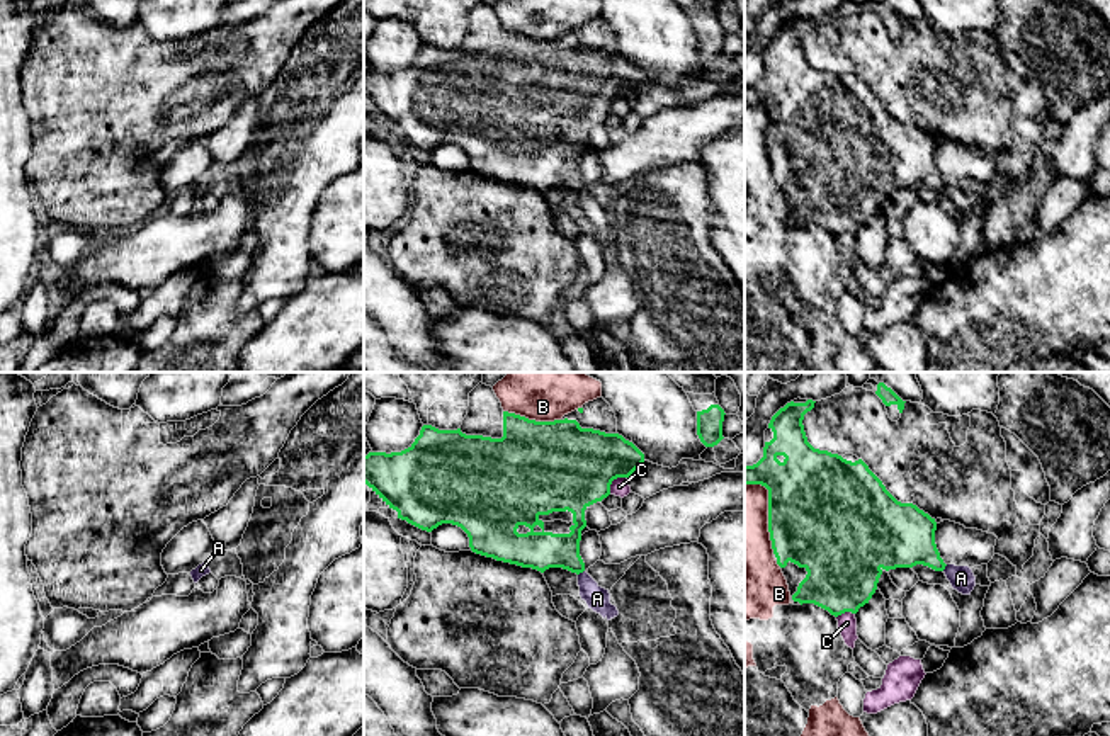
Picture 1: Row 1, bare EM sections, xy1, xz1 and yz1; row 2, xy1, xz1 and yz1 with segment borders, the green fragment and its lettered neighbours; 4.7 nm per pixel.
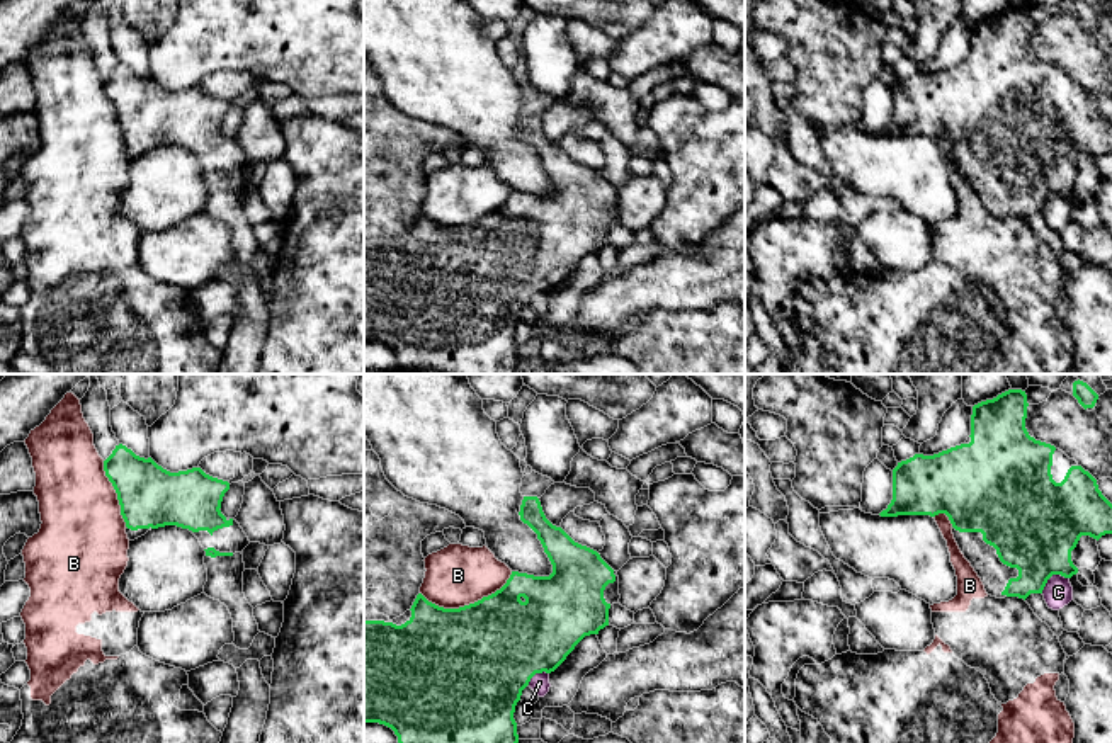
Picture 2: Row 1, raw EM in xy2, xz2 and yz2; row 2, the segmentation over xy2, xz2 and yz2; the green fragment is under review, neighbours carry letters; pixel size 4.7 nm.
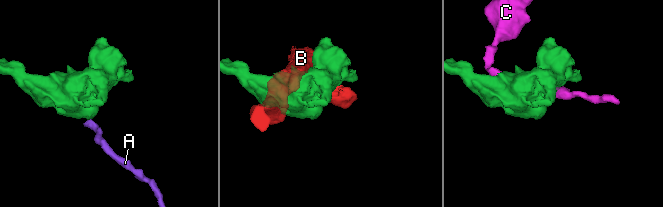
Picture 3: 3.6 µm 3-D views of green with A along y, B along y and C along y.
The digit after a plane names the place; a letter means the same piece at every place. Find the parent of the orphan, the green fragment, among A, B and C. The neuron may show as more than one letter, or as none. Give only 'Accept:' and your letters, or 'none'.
Accept: none

